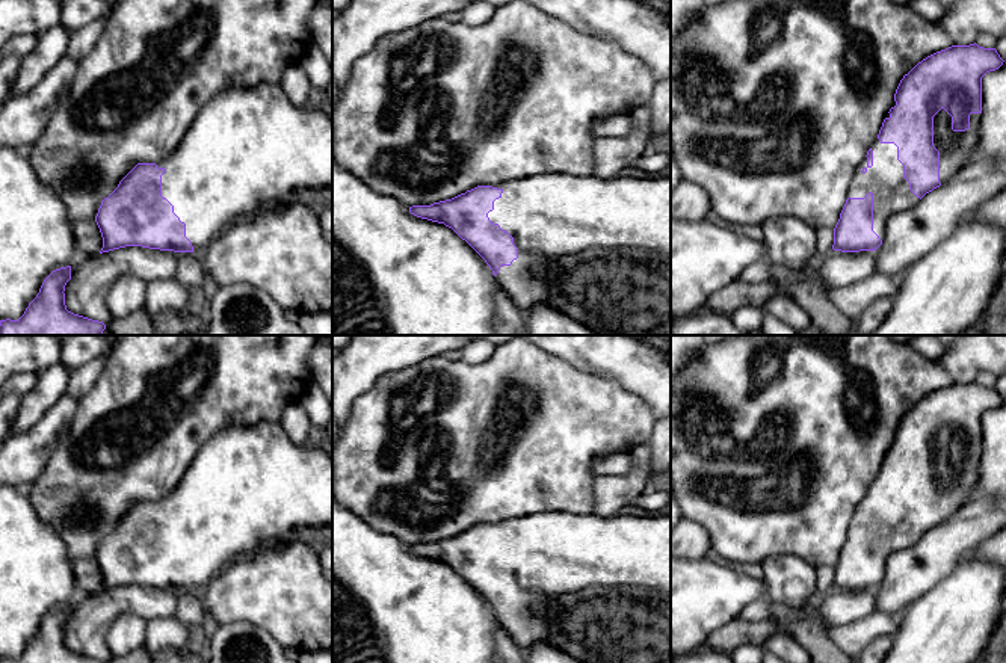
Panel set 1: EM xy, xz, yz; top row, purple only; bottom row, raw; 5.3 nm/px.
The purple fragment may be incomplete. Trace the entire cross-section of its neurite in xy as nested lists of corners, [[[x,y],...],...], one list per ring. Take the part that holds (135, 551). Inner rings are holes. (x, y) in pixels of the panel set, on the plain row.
[[[260,421],[254,426],[227,426],[207,439],[171,494],[165,495],[159,501],[137,501],[119,520],[118,526],[101,539],[95,554],[95,560],[103,575],[103,586],[100,592],[125,584],[142,584],[174,591],[201,591],[221,569],[230,565],[234,559],[287,541],[301,527],[332,529],[332,456],[323,452],[320,447],[313,446],[311,443],[305,446],[295,444],[278,423]]]

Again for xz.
[[[547,509],[539,513],[520,515],[515,520],[477,524],[452,538],[430,544],[412,544],[409,551],[452,566],[485,598],[498,624],[523,651],[544,642],[583,663],[671,663],[671,515],[604,517],[594,512],[571,513],[560,509]]]

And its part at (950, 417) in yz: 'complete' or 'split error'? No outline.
split error

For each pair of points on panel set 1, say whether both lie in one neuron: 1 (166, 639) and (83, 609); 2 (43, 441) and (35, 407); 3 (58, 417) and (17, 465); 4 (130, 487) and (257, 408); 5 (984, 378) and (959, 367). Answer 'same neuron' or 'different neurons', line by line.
1: different neurons
2: different neurons
3: same neuron
4: same neuron
5: different neurons

